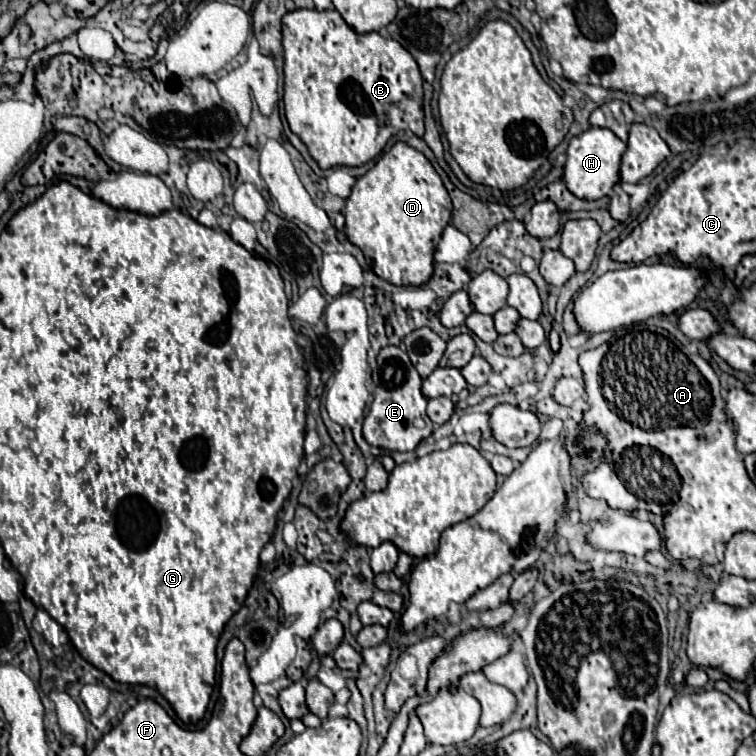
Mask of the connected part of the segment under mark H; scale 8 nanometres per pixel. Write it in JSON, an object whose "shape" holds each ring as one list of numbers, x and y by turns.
{"shape":[[589,128,583,134,571,138,567,148,565,176,563,176,569,192,583,200,599,200,607,196,611,186,619,180,619,162,625,148,627,148,625,142,621,142,607,128]]}

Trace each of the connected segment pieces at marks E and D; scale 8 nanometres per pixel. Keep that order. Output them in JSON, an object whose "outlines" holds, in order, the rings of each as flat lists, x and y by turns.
{"outlines":[[[385,346,377,354,377,370,373,372,373,404,363,422,363,438,377,448,409,452,433,432,433,422,425,414,427,398,421,394,421,376,411,364,407,350]],[[395,142,391,150,381,154,375,166,355,182,349,198,345,200,343,216,349,242,363,250,371,270,377,276,395,286,419,286,433,274,433,252,443,228,451,220,451,198,431,162,409,144]]]}

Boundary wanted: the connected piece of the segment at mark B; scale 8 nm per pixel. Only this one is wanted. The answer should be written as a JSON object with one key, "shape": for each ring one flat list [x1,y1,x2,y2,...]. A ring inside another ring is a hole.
{"shape":[[293,10,287,12,283,16,283,50,285,50,285,64,283,64,283,72,285,72,285,114,287,114,287,122,291,126,291,132,297,134,301,138,301,142,307,146,311,158,325,170,325,168,333,168,333,166,361,166,369,160,373,160,375,156,381,154,381,150,385,148,385,144,389,142,391,136,395,136,399,130,407,130,411,128,411,132,415,136,423,136,423,108,421,108,421,100,423,100,423,88,421,88,421,74,419,74,419,66,413,60,413,56,393,38,383,38,377,32,369,32,369,34,357,34,355,30,351,30,345,20,341,18,341,14,337,10]]}

